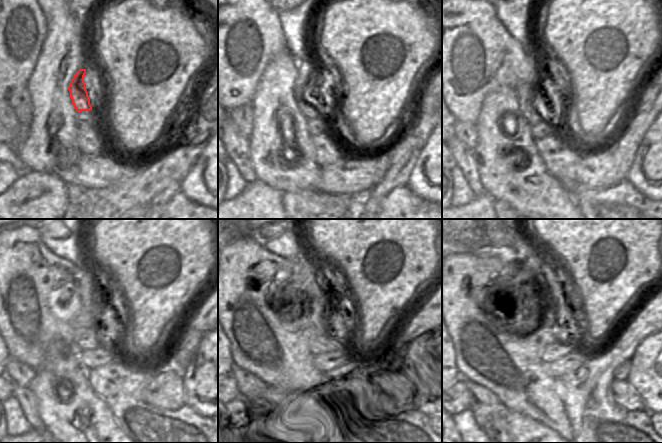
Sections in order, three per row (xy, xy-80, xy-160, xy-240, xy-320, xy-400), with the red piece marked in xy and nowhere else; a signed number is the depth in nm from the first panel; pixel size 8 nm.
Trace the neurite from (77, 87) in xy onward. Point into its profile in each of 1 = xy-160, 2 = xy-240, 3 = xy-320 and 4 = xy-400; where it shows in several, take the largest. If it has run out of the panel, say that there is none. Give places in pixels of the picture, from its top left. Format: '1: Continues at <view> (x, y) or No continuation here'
1: Continues at xy-160 (526, 90)
2: Continues at xy-240 (87, 338)
3: Continues at xy-320 (323, 344)
4: Continues at xy-400 (558, 349)

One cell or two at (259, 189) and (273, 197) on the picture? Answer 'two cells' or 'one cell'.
one cell

